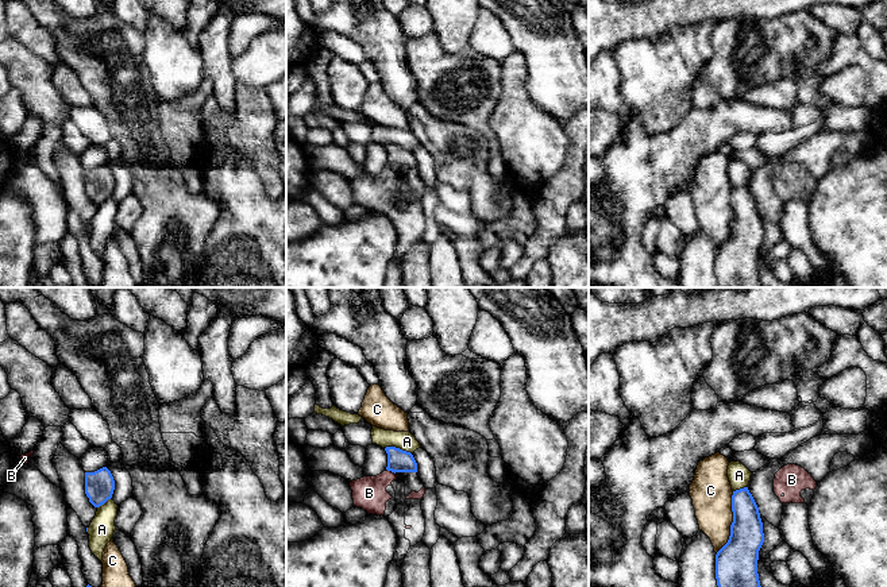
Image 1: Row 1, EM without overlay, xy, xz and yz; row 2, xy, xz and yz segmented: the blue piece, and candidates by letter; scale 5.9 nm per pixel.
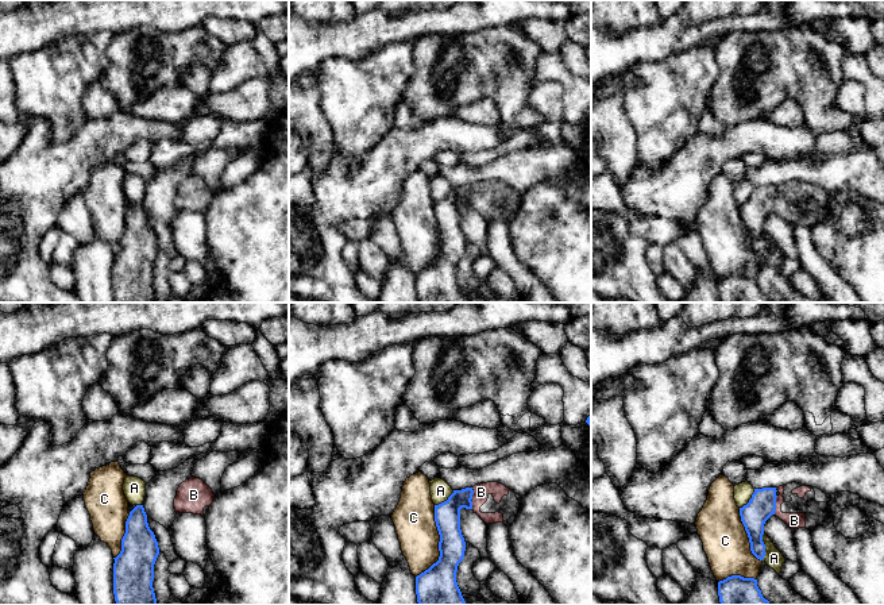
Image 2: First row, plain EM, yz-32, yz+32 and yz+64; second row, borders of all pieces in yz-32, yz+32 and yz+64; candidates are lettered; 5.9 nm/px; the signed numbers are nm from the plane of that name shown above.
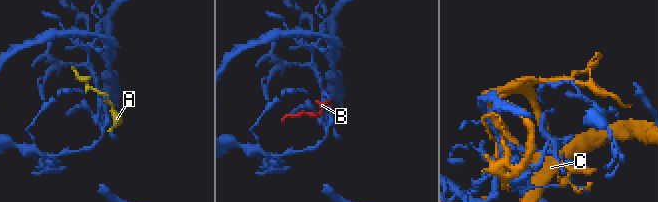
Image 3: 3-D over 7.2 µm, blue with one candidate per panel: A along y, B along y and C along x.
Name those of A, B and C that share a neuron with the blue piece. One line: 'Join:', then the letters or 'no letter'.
Join: B

